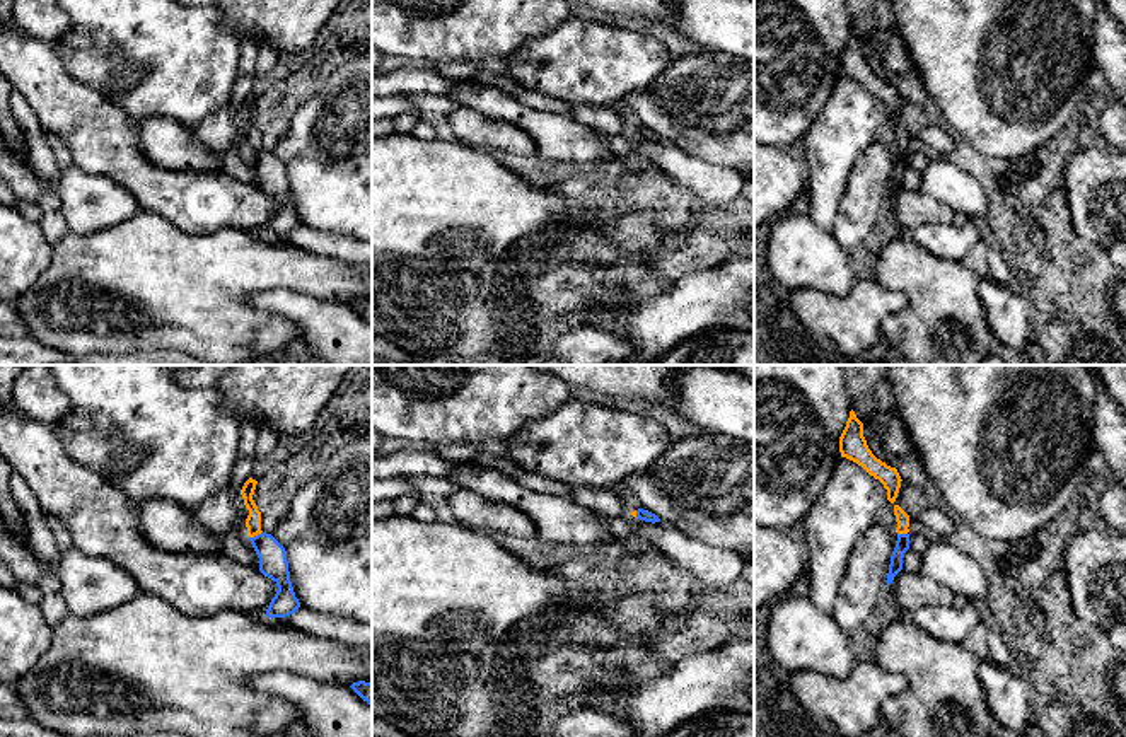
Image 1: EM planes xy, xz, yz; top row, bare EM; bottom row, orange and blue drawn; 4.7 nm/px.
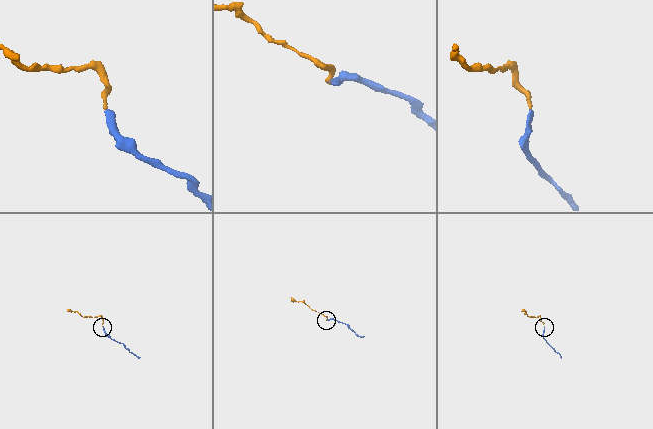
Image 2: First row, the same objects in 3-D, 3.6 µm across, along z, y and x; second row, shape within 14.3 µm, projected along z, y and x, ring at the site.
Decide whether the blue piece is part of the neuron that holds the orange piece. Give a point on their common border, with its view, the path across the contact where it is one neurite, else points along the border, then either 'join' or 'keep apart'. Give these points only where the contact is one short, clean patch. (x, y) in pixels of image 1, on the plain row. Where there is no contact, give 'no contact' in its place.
meets orange in xy at (255, 152); runs through xy (253, 140), (255, 152), (272, 173); join

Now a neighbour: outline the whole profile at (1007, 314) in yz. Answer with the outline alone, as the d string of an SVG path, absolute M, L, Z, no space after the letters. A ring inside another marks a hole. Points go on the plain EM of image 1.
M991 276L979 280L978 292L998 345L1024 351L1032 336L1032 324L1029 321L1029 305L1020 293Z

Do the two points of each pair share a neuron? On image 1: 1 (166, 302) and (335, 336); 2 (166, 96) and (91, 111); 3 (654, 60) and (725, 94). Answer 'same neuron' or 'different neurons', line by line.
1: different neurons
2: different neurons
3: different neurons

